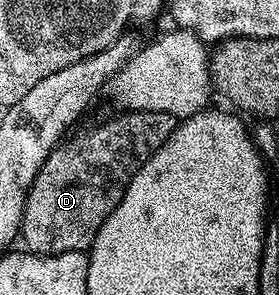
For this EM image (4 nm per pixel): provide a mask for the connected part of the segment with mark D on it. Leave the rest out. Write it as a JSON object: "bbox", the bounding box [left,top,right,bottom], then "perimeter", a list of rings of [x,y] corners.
{"bbox":[21,111,177,256],"perimeter":[[[124,111],[119,115],[123,116],[115,116],[112,120],[89,129],[84,136],[72,135],[64,139],[59,147],[54,148],[45,158],[45,162],[37,170],[37,176],[33,178],[31,188],[27,191],[27,201],[23,210],[21,244],[26,251],[34,252],[37,256],[87,252],[105,218],[109,218],[117,202],[121,202],[133,174],[137,174],[139,167],[166,142],[177,123],[176,117],[164,112]]]}

